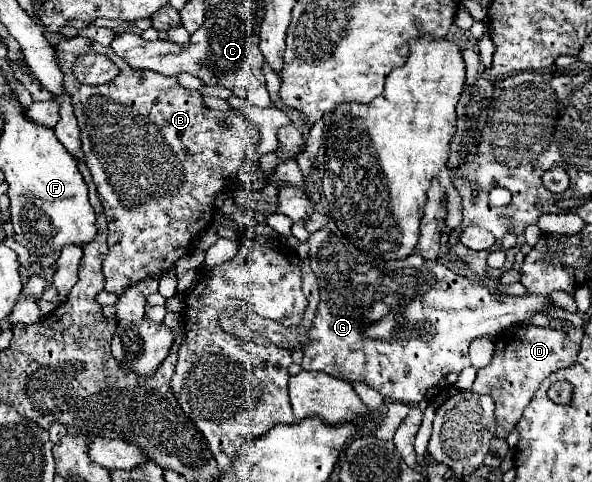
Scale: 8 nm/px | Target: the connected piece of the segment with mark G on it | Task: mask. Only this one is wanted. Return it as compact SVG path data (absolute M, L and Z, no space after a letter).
M328 218L324 228L312 232L306 244L310 246L310 266L320 286L320 304L314 324L306 330L302 370L322 370L350 384L364 382L382 396L406 404L418 404L438 396L448 386L448 374L450 384L454 384L458 374L470 366L468 346L472 340L496 336L532 314L544 312L548 304L576 312L576 302L568 294L552 294L552 298L536 298L536 294L494 296L480 280L460 276L442 262L426 260L420 254L412 254L406 260L382 260L374 254L364 254L344 238L332 218Z

